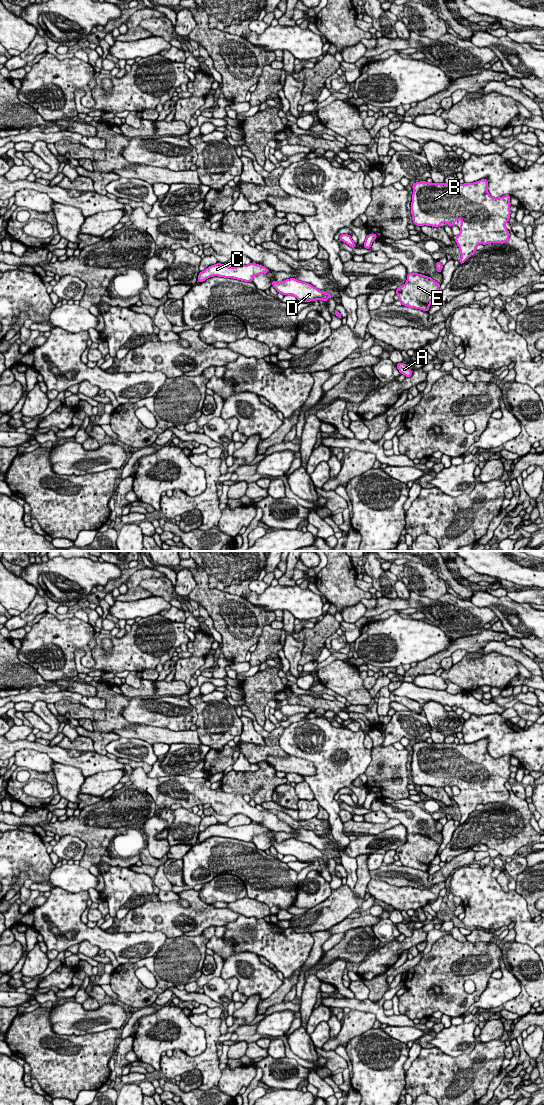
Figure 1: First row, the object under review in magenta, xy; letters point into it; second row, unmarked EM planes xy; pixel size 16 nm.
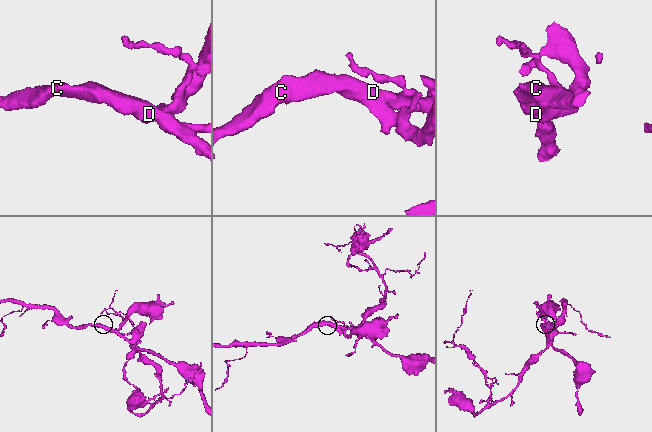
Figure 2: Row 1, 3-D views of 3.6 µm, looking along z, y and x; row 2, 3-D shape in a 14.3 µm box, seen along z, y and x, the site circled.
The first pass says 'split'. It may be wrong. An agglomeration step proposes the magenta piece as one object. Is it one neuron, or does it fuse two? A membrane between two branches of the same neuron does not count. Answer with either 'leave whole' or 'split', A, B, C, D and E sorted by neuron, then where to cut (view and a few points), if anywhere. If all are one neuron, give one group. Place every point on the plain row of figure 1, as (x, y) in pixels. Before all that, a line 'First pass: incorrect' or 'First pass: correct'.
First pass: incorrect
leave whole; A B C D E; no cut

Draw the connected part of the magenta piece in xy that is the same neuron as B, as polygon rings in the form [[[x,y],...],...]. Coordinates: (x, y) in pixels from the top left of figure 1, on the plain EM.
[[[487,739],[464,744],[420,741],[415,742],[412,748],[411,774],[414,785],[440,787],[441,783],[447,783],[452,787],[457,779],[461,780],[460,794],[455,797],[461,814],[460,825],[476,812],[478,804],[504,804],[509,800],[510,793],[505,783],[510,779],[511,755],[491,757],[488,753]]]

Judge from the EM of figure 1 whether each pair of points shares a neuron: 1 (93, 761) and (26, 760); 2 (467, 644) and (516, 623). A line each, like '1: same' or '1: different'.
1: same
2: different

